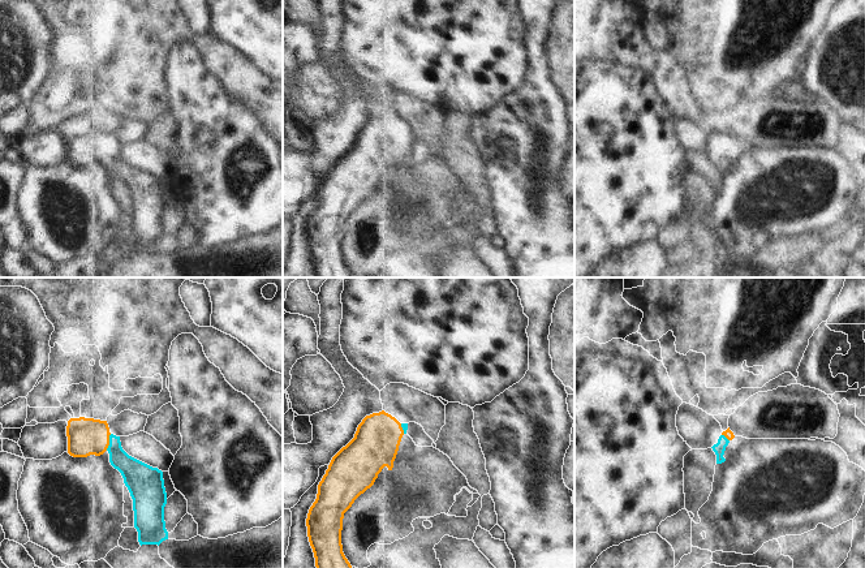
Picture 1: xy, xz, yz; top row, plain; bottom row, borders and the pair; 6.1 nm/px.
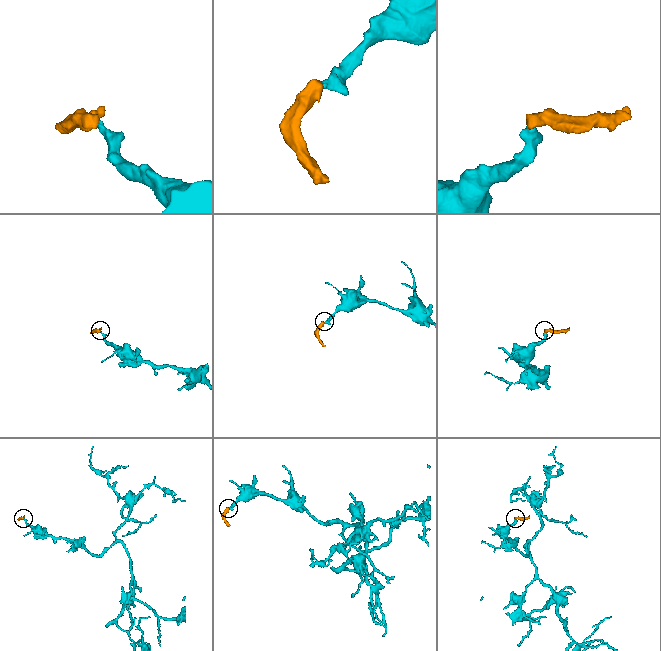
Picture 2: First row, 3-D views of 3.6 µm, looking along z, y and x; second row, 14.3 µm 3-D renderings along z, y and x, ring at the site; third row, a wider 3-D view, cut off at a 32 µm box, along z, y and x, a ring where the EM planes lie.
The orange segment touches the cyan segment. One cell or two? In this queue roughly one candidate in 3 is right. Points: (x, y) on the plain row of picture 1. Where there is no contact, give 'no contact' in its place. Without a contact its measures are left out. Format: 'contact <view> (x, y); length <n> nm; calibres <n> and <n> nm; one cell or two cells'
contact xy (108, 150); length 110 nm; calibres 220 and 160 nm; one cell

